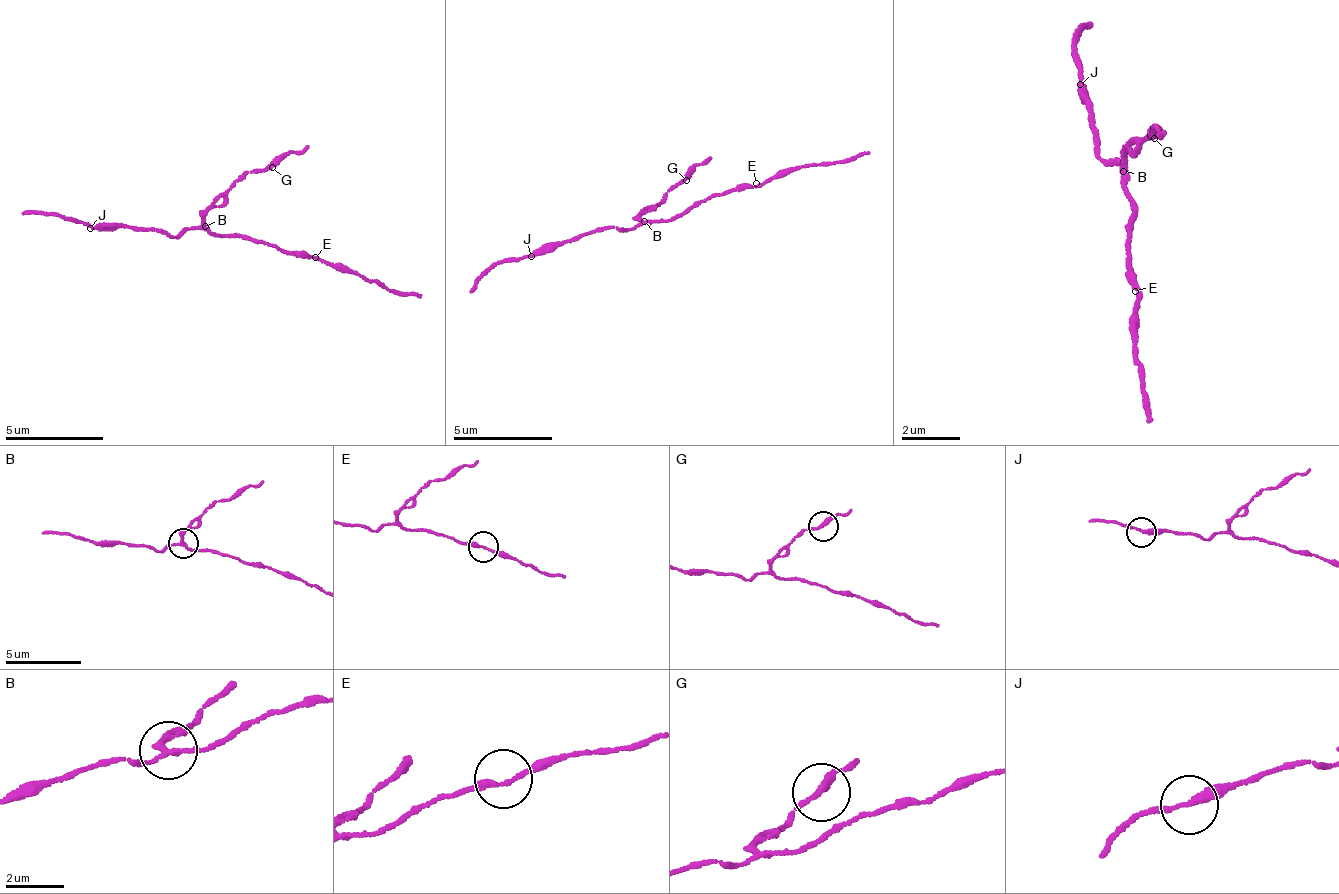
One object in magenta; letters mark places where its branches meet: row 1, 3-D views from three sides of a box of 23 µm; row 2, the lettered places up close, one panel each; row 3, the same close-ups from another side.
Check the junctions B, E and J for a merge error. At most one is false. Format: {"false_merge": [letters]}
{"false_merge": ["B"]}

